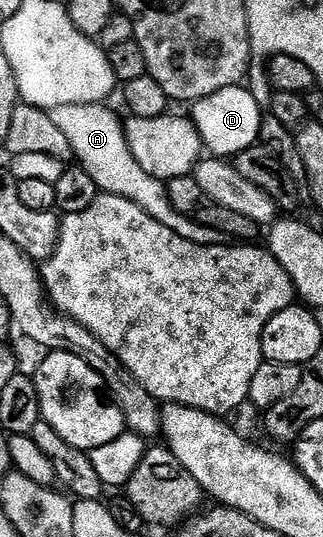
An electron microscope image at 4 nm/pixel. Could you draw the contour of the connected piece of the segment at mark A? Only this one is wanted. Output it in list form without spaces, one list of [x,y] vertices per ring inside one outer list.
[[[69,106],[49,112],[51,121],[62,130],[67,141],[71,141],[73,154],[81,161],[84,172],[96,181],[98,188],[104,194],[119,195],[155,217],[160,224],[165,225],[184,240],[207,248],[228,246],[231,241],[226,231],[209,228],[196,223],[191,218],[177,212],[169,198],[168,188],[160,179],[152,176],[141,167],[131,153],[129,139],[125,135],[124,124],[118,117],[105,110],[104,106]]]

